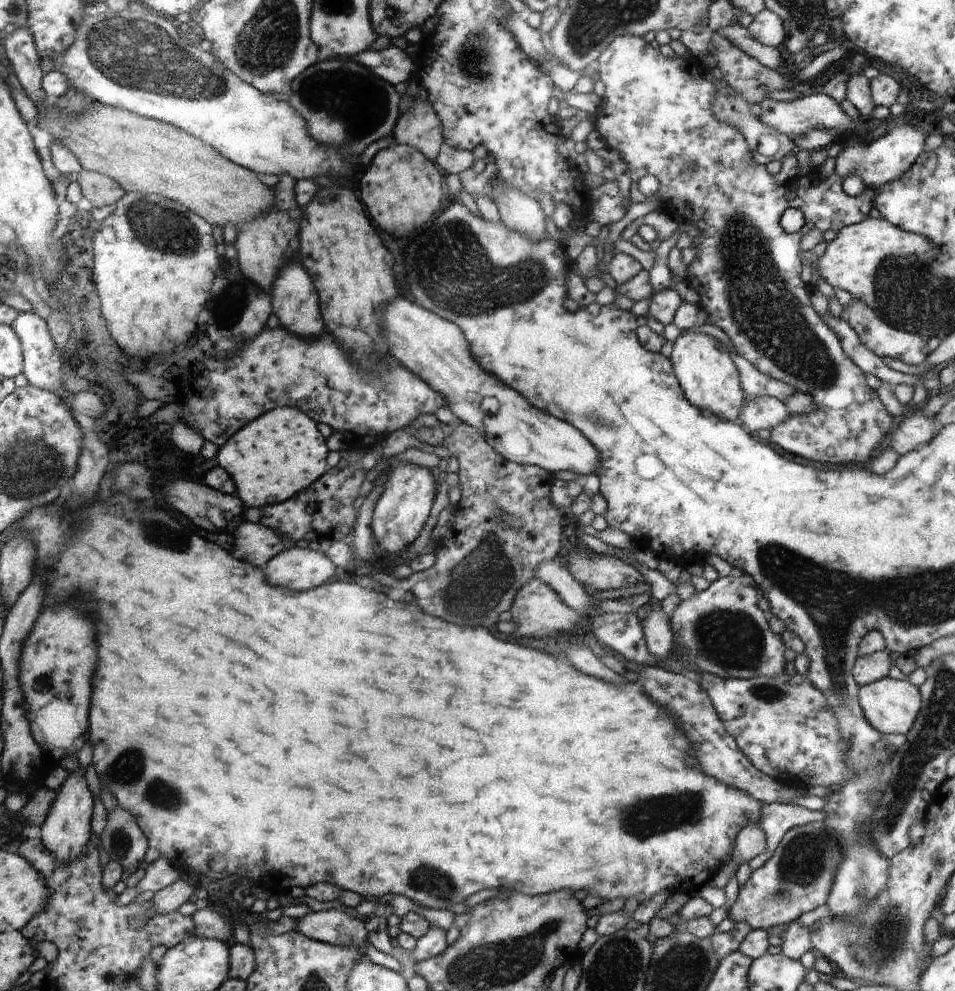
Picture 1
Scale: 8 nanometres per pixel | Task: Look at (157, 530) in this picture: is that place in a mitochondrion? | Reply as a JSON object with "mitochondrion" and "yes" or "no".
{"mitochondrion":"yes"}

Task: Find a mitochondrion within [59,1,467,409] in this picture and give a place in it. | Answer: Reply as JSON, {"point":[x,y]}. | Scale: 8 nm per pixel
{"point":[138,54]}

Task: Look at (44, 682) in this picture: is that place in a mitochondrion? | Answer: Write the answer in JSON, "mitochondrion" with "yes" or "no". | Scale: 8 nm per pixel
{"mitochondrion":"no"}

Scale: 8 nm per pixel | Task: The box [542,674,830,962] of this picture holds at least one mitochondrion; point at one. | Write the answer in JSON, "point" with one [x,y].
{"point":[655,815]}

